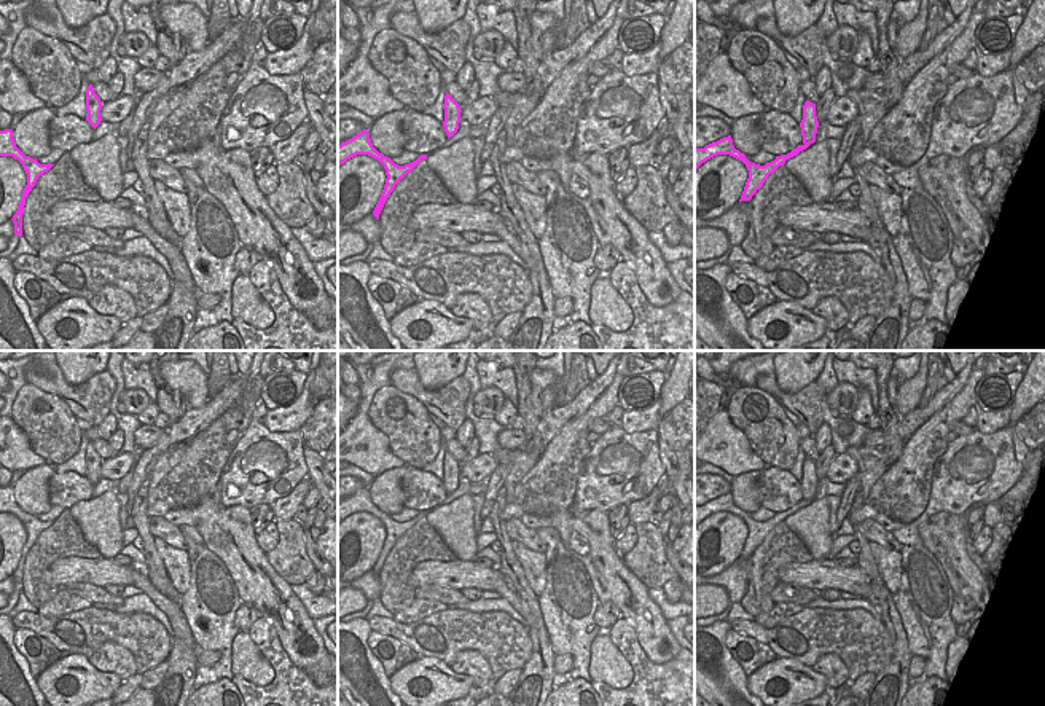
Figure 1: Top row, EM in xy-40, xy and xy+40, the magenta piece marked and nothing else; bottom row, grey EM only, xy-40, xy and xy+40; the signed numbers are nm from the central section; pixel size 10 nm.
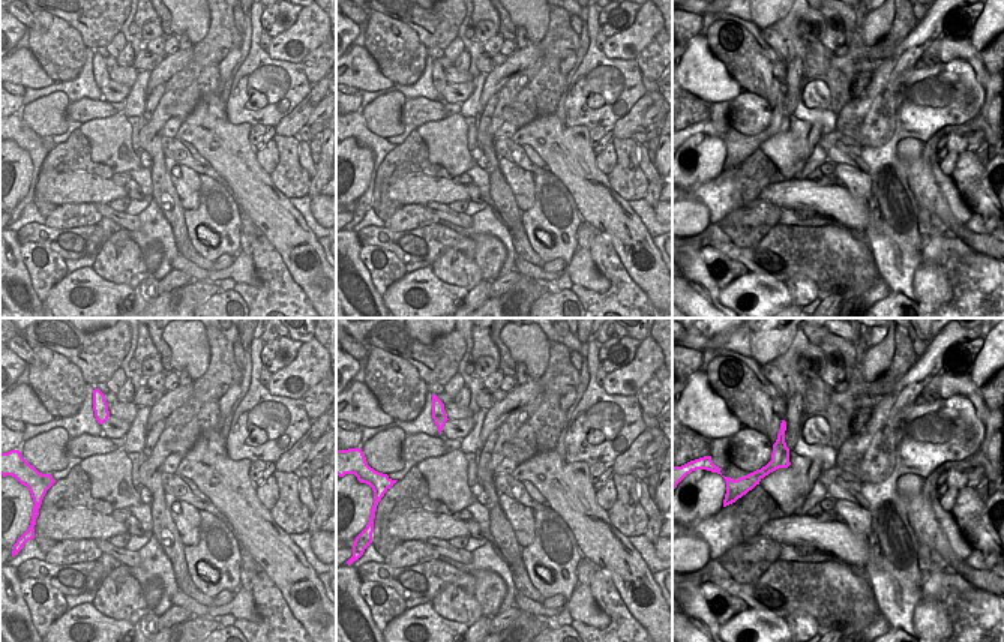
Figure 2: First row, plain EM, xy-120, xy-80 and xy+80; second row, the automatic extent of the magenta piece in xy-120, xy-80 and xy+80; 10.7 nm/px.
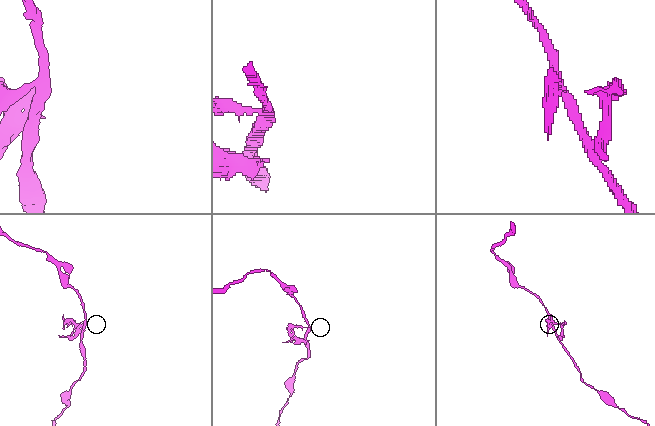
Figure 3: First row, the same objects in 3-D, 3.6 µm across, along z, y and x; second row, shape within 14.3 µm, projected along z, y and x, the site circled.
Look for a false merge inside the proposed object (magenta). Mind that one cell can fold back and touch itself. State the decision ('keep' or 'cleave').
cleave

